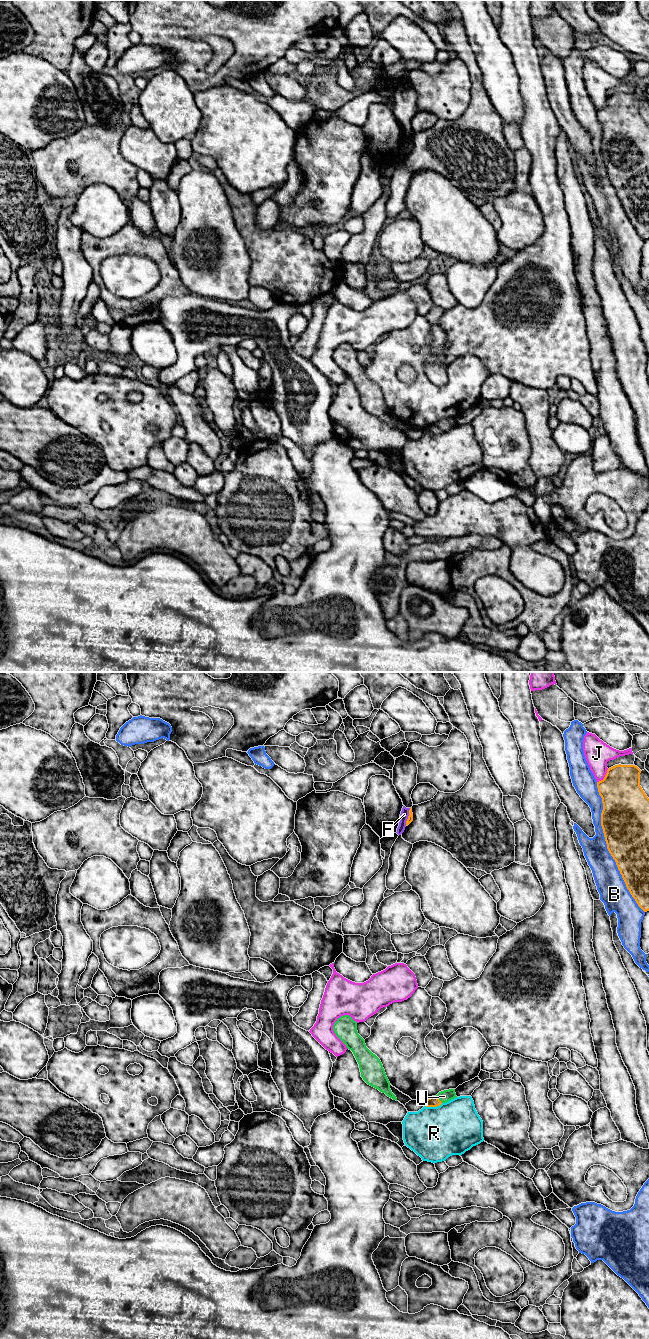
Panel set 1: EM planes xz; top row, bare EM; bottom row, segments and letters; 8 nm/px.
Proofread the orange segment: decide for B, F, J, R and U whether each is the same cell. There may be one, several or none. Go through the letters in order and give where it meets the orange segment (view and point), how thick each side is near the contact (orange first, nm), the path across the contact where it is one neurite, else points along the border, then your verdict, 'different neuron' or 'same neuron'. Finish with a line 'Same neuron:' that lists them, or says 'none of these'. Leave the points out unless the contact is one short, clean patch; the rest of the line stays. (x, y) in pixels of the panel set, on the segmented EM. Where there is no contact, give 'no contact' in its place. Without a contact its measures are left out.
B: meets orange in xz at (607, 847); 380 nm thick on the orange side, 220 nm on the other; different neuron
F: meets orange in xz at (408, 817); 50 nm thick on the orange side, 70 nm on the other; different neuron
J: meets orange in xz at (604, 777); 360 nm thick on the orange side, 200 nm on the other; different neuron
R: meets orange in xz at (433, 1106); 90 nm thick on the orange side, 440 nm on the other; different neuron
U: meets orange in xz at (438, 1099); 90 nm thick on the orange side, 100 nm on the other; border along xz (435, 1096), (442, 1102); different neuron
Same neuron: none of these

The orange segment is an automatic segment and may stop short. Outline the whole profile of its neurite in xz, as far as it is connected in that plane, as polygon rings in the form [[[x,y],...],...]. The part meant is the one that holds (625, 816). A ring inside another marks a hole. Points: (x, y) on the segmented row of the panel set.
[[[615,765],[607,770],[603,780],[597,782],[602,798],[601,826],[607,849],[616,862],[618,870],[632,897],[644,911],[649,911],[649,798],[640,786],[641,770],[635,765]]]

